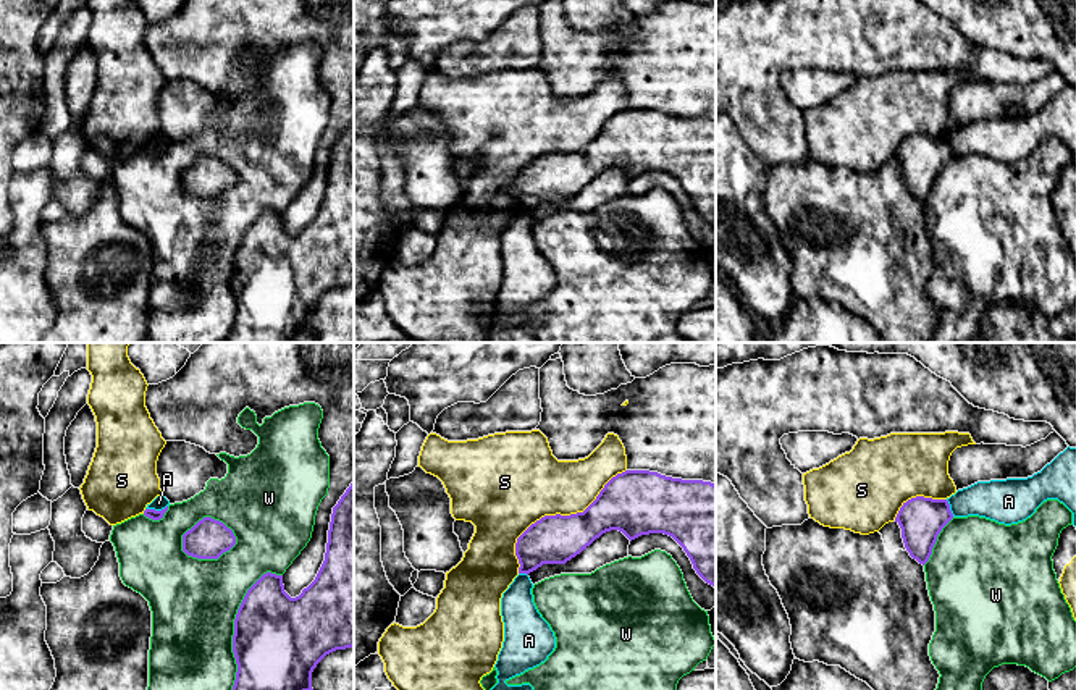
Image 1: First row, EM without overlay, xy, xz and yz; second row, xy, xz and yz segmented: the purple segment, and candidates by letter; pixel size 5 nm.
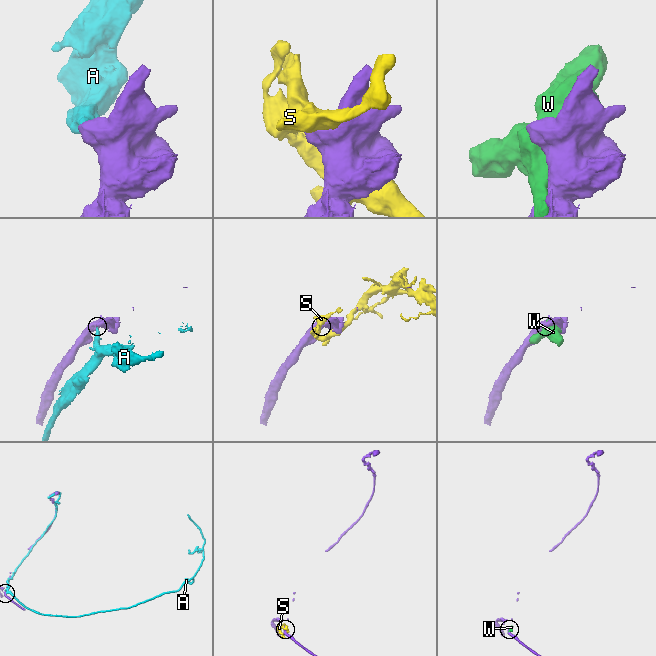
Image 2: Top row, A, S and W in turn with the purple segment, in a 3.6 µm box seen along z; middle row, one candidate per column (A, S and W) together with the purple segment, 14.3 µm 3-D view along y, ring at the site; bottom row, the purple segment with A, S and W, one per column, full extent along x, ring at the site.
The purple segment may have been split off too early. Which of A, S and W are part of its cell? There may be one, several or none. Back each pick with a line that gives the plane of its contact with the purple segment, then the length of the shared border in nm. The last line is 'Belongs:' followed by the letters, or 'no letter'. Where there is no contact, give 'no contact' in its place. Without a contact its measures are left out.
Belongs: no letter

